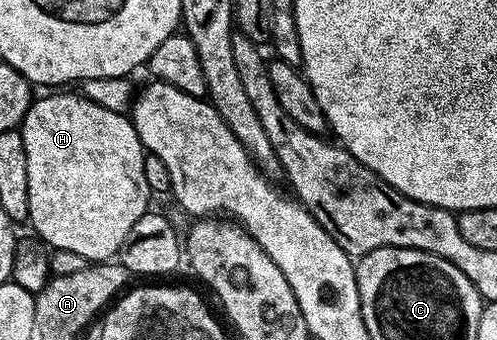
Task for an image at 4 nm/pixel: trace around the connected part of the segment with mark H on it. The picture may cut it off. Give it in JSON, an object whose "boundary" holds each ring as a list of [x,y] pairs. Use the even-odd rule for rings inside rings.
{"boundary":[[[47,92],[44,93],[47,94],[44,98],[36,97],[31,103],[29,112],[25,112],[25,120],[21,127],[21,133],[25,140],[25,164],[29,168],[29,226],[36,230],[34,233],[52,251],[77,252],[77,256],[84,258],[88,264],[105,262],[118,255],[125,236],[129,236],[129,228],[133,228],[133,224],[137,224],[137,220],[141,220],[141,216],[148,213],[150,206],[147,205],[150,204],[151,198],[153,199],[153,192],[145,180],[147,154],[127,114],[109,112],[109,108],[101,108],[101,104],[93,104],[93,100],[83,97],[79,92],[63,93],[67,92]]]}

